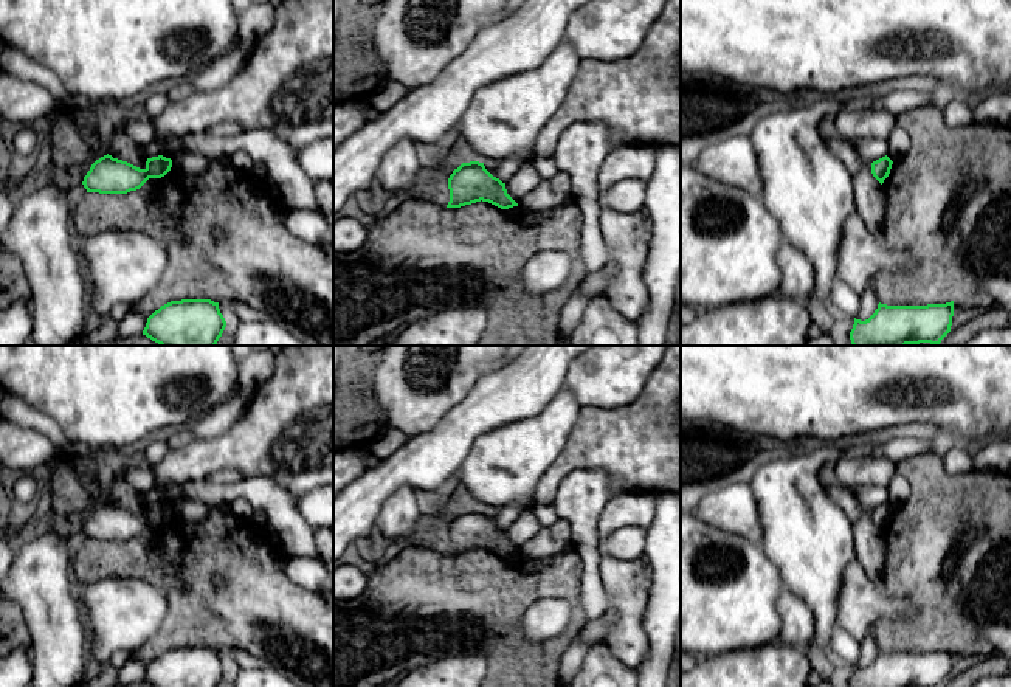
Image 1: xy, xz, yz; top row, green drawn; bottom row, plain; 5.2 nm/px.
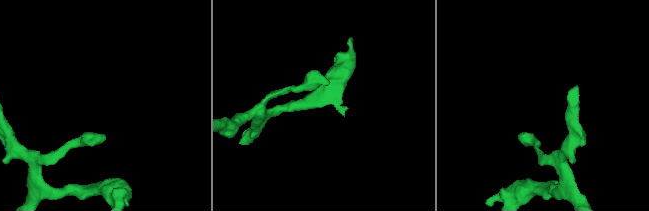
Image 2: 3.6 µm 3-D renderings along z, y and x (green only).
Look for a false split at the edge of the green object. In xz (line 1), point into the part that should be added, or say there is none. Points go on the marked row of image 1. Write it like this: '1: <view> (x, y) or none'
1: none

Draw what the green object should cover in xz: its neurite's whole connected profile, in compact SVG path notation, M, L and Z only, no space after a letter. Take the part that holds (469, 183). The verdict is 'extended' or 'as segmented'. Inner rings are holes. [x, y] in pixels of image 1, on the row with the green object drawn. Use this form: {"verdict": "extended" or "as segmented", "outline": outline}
{"verdict": "as segmented", "outline": "M479 161L462 163L448 178L450 202L447 208L461 208L488 202L501 209L518 206L507 194L506 183L493 177Z"}

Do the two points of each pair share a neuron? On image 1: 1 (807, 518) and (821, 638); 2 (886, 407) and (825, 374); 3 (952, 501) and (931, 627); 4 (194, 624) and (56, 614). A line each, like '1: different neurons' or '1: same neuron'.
1: same neuron
2: same neuron
3: same neuron
4: different neurons

